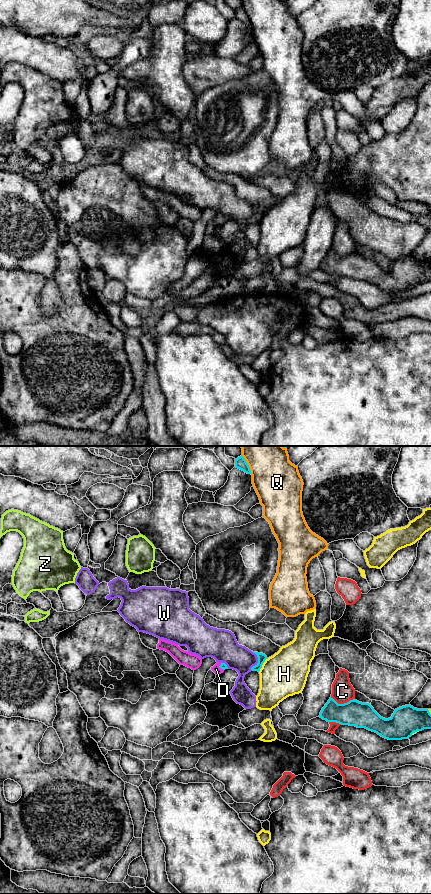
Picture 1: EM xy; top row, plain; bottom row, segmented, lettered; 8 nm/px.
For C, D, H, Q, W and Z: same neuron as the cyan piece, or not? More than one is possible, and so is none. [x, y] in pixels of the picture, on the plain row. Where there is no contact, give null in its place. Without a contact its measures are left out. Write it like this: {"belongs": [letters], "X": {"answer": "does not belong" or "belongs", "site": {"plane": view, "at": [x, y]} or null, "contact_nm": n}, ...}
{"belongs": ["D"], "C": {"answer": "does not belong", "site": {"plane": "xy", "at": [342, 256]}, "contact_nm": 200}, "D": {"answer": "belongs", "site": {"plane": "xy", "at": [219, 218]}, "contact_nm": 70}, "H": {"answer": "does not belong", "site": {"plane": "xy", "at": [262, 216]}, "contact_nm": 140}, "Q": {"answer": "does not belong", "site": {"plane": "xy", "at": [247, 16]}, "contact_nm": 170}, "W": {"answer": "does not belong", "site": {"plane": "xy", "at": [258, 212]}, "contact_nm": 160}, "Z": {"answer": "does not belong", "site": {"plane": "xy", "at": [414, 284]}, "contact_nm": 70}}

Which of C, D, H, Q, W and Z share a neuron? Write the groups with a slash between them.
C / D / H / Q / W / Z

